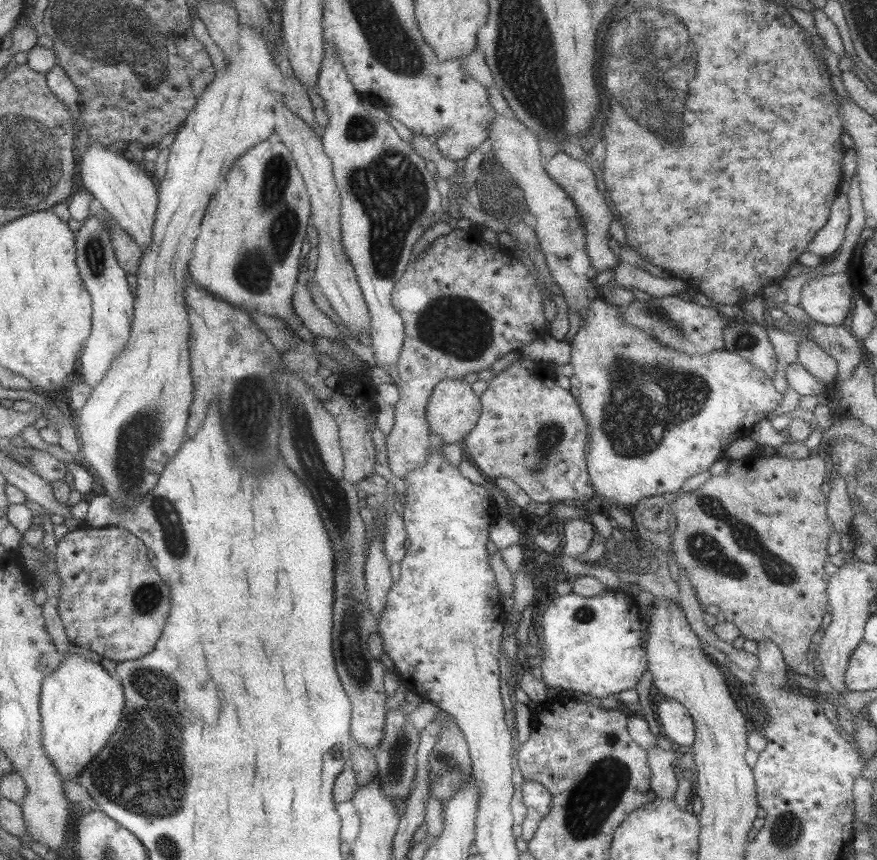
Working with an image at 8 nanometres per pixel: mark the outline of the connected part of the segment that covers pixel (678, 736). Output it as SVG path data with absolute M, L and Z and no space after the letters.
M663 699L655 704L654 716L663 734L679 746L692 746L694 743L694 720L689 711L680 702Z

